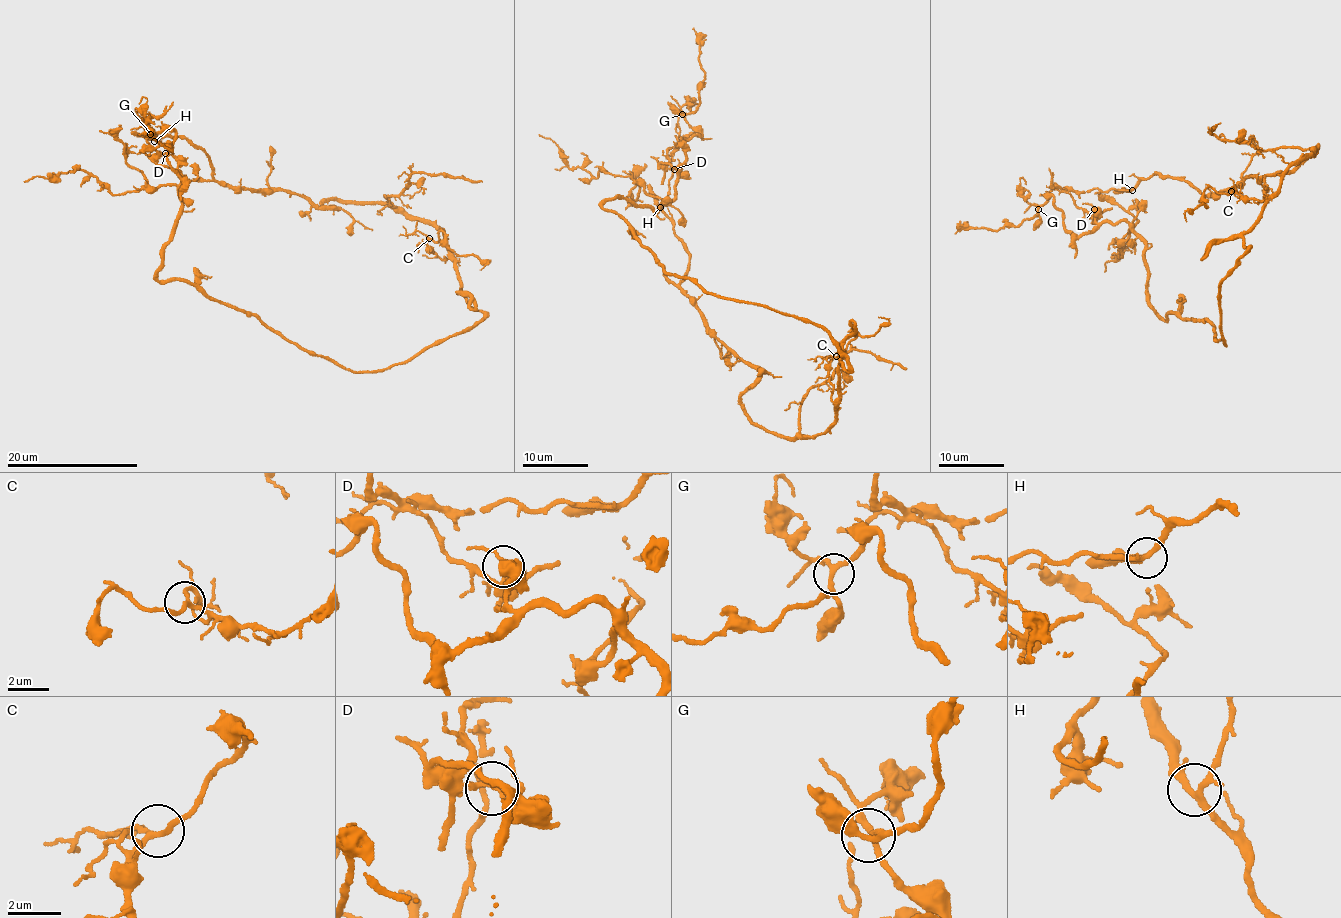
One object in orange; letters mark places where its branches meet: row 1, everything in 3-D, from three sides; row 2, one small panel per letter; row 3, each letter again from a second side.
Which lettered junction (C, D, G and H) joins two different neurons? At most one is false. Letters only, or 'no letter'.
D

